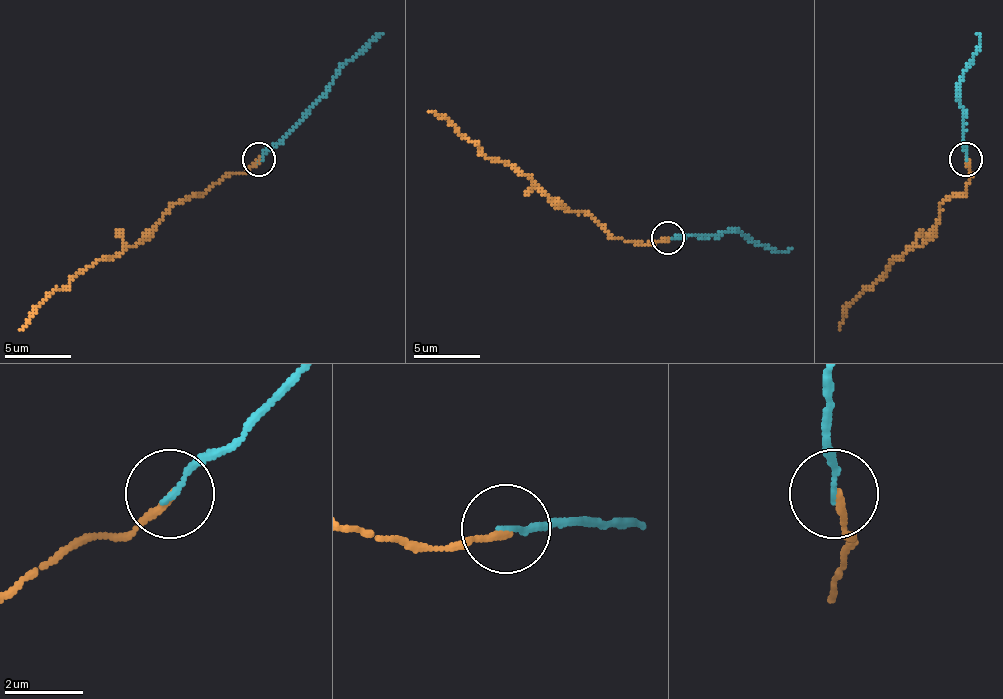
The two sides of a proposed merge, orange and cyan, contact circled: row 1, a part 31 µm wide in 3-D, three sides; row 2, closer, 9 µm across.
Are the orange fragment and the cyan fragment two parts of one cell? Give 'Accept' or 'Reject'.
Accept

